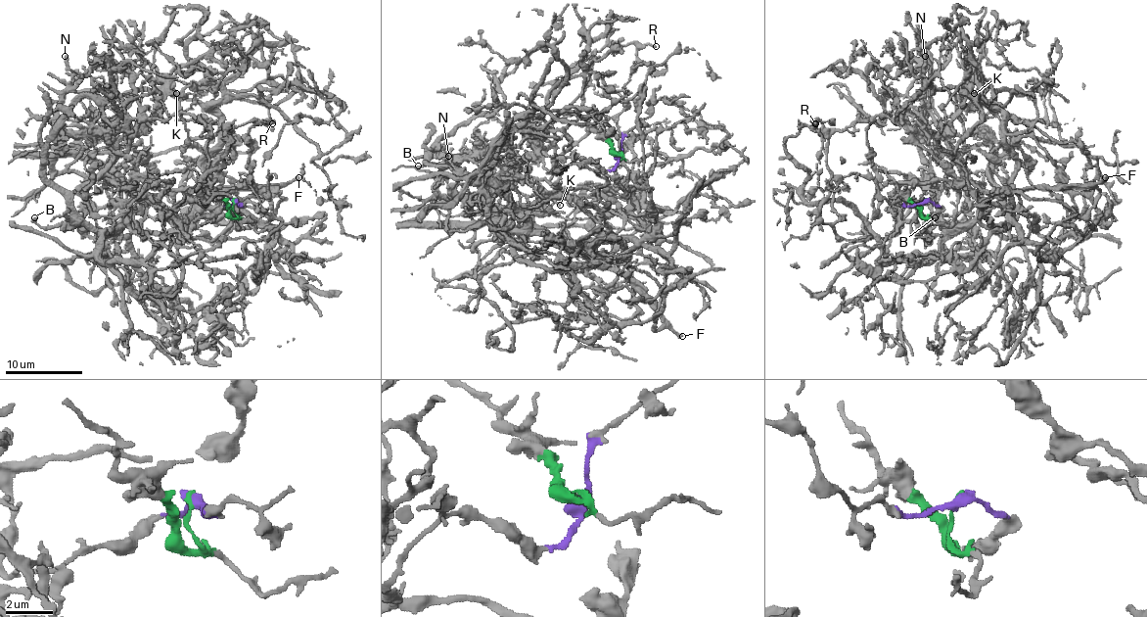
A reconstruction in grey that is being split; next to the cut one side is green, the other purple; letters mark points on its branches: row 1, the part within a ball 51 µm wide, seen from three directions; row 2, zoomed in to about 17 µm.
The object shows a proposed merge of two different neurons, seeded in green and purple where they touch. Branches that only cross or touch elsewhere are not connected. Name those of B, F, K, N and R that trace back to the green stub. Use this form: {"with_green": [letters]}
{"with_green": ["B", "F", "K", "N"]}

